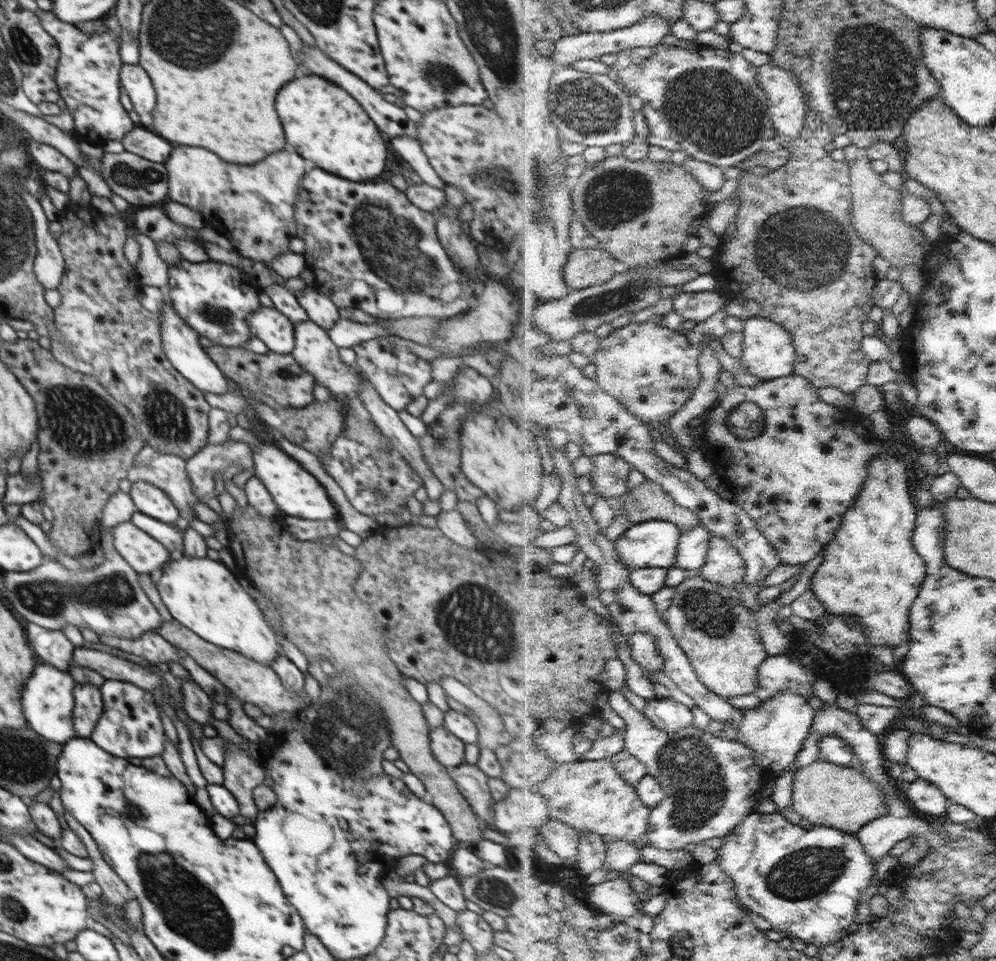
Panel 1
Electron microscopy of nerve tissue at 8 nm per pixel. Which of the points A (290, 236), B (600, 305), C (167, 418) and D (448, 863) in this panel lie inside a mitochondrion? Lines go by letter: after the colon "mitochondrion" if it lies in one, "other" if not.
A: other
B: mitochondrion
C: mitochondrion
D: other

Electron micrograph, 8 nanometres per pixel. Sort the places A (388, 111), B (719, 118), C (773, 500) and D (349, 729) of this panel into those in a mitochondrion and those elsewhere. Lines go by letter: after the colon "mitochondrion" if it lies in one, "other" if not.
A: other
B: mitochondrion
C: other
D: mitochondrion

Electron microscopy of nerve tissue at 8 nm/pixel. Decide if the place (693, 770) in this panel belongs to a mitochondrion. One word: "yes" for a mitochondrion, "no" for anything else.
yes

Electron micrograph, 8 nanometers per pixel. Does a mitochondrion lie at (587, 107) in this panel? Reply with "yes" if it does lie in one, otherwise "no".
yes

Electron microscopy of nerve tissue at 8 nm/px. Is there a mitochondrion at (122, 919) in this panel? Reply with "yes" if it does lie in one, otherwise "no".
yes

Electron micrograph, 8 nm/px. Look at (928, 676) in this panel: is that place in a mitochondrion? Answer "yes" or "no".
no

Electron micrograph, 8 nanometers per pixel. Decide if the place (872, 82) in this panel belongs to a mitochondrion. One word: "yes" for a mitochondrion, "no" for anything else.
yes

